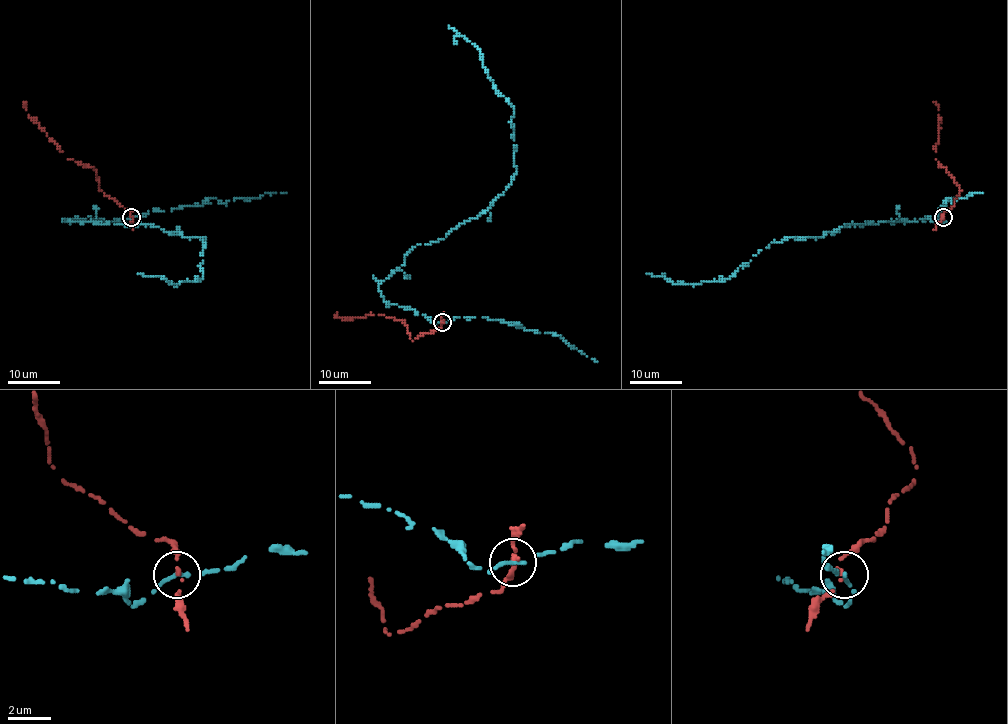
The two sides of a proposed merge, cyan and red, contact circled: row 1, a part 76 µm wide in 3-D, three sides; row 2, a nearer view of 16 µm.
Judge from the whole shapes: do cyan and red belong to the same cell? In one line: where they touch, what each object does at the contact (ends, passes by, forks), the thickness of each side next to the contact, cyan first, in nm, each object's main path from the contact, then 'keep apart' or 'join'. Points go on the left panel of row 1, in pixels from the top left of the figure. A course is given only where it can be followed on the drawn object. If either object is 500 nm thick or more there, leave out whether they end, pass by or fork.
place (131, 217); cyan ends; red passes by; calibres 240 and 170 nm; course cyan (131, 217), (120, 223), (68, 221), (153, 225), (205, 238), (200, 279), (176, 285), (137, 273); course red (131, 217), (128, 208), (101, 191), (95, 169), (69, 160), (38, 122), (29, 117), (24, 101); keep apart

